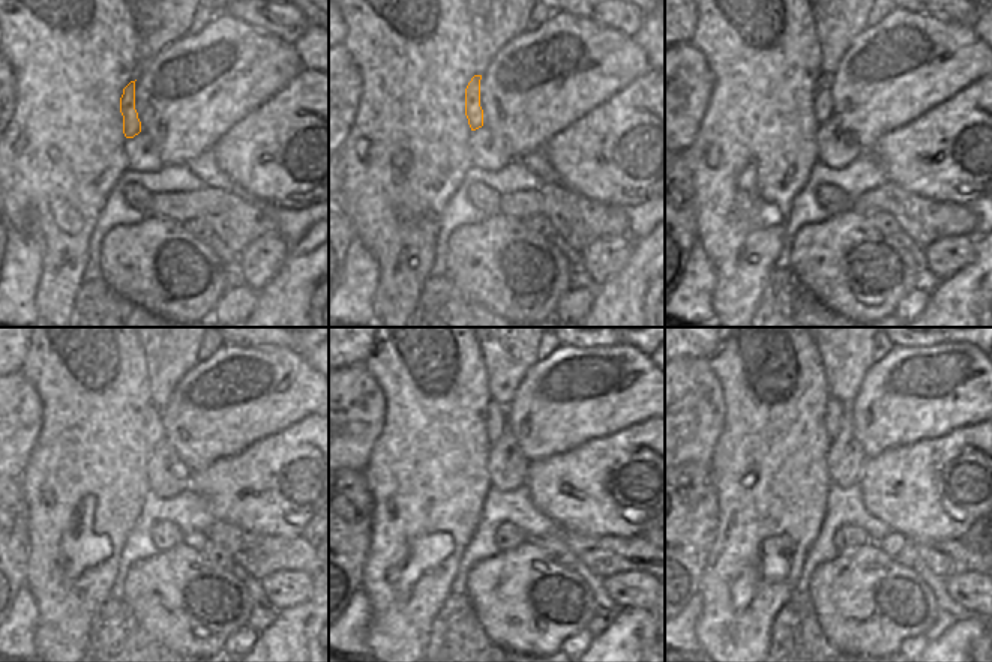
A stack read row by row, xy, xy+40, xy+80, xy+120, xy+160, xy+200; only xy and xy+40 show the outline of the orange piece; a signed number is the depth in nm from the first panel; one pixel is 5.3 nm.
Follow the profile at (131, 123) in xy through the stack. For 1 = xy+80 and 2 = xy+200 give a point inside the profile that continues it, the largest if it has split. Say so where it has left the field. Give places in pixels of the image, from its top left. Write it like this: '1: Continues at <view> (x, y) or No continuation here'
1: Continues at xy+80 (823, 93)
2: Continues at xy+200 (835, 409)

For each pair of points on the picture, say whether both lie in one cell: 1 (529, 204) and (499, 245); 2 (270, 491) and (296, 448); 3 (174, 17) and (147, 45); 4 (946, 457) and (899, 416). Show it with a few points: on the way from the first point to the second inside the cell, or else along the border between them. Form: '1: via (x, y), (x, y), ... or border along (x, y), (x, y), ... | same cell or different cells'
1: border along (499, 212), (523, 221) | different cells
2: via (281, 481), (281, 472), (293, 458) | same cell
3: via (167, 24), (153, 38) | same cell
4: border along (959, 427), (940, 437), (892, 448) | different cells

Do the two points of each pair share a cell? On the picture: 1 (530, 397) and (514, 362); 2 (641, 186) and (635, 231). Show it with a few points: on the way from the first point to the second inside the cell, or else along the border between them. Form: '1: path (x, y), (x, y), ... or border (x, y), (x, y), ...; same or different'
1: border (538, 361), (529, 368), (506, 407); different
2: border (649, 198), (643, 203), (622, 207); different

